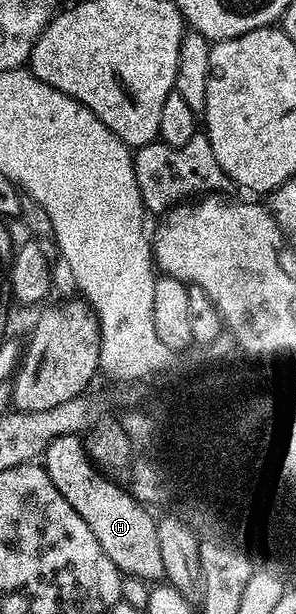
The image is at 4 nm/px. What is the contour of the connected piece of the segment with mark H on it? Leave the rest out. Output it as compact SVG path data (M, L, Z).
M80 435L60 436L47 446L43 457L45 472L55 482L55 490L71 502L75 514L87 522L95 534L103 554L115 562L118 572L125 576L157 582L164 577L163 557L159 554L157 520L146 505L139 503L127 489L111 481L96 467L86 452L86 441Z

